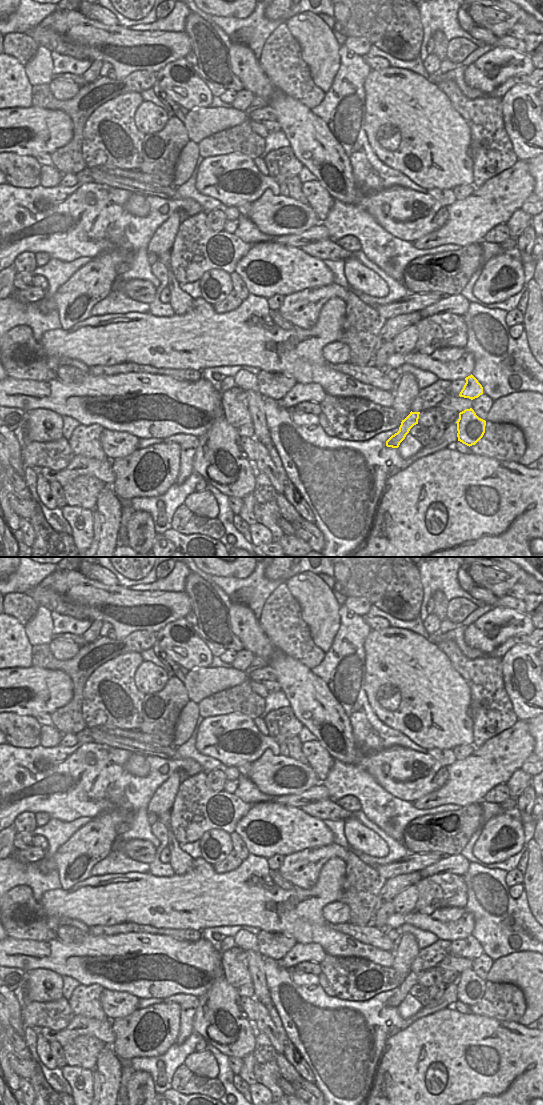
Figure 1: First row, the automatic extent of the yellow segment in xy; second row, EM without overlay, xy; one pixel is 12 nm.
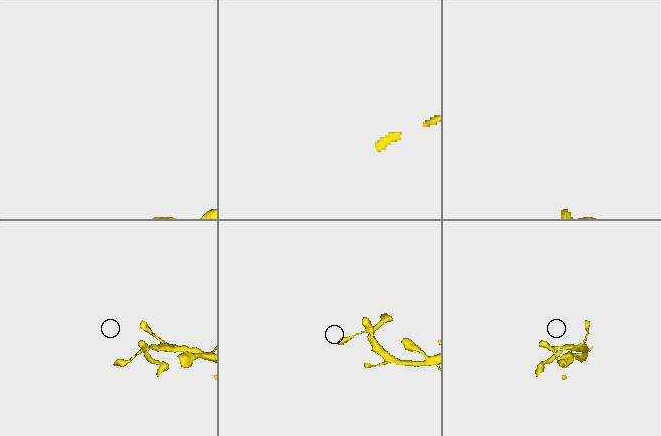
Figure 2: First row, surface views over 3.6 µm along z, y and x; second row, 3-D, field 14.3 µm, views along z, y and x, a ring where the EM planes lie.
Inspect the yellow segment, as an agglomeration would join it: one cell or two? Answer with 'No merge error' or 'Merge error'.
No merge error.

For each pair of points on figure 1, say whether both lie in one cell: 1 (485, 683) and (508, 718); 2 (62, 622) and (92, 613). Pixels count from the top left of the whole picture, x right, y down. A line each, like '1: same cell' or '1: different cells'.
1: same cell
2: different cells

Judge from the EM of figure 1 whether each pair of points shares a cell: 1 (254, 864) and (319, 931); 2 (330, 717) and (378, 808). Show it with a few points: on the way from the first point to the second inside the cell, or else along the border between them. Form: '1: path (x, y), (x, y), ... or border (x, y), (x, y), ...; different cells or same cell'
1: path (247, 890), (277, 924), (293, 924); same cell
2: border (335, 759), (344, 763), (360, 764), (374, 778); different cells

